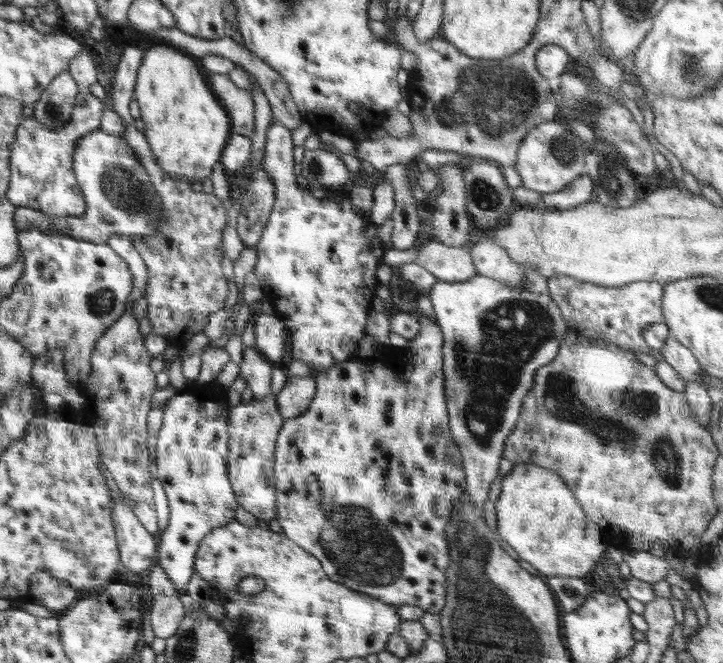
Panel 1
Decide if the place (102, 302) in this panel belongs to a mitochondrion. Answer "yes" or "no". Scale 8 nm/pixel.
yes

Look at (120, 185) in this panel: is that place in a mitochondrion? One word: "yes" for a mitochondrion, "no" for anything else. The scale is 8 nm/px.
yes

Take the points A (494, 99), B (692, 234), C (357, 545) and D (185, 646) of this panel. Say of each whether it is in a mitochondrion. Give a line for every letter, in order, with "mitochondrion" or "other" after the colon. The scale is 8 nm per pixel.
A: mitochondrion
B: other
C: mitochondrion
D: mitochondrion

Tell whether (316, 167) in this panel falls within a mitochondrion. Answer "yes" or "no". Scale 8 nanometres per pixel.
yes

